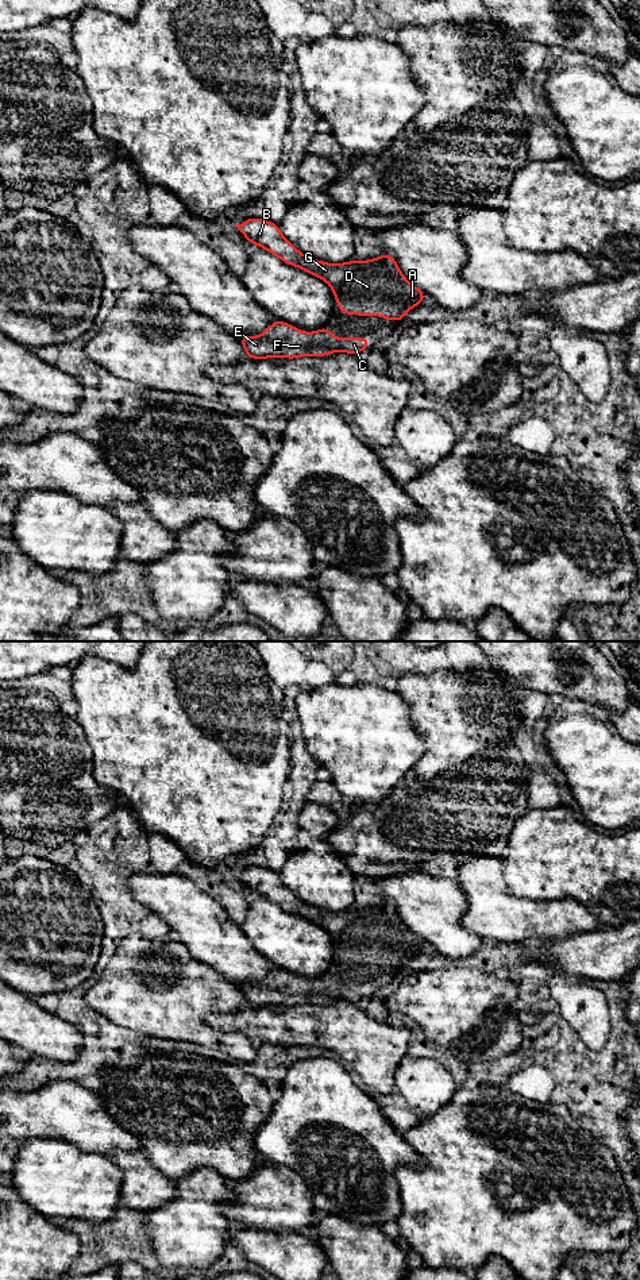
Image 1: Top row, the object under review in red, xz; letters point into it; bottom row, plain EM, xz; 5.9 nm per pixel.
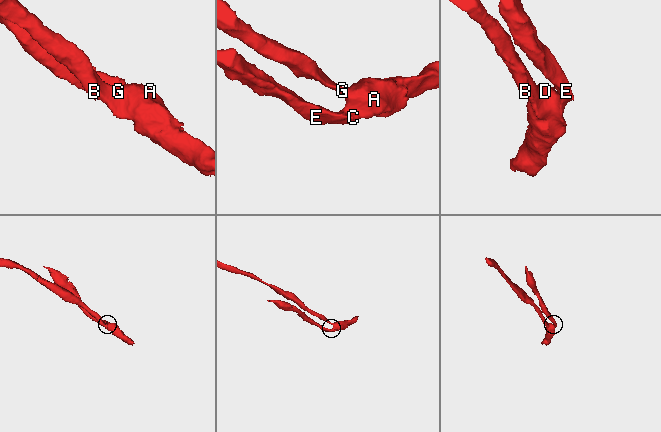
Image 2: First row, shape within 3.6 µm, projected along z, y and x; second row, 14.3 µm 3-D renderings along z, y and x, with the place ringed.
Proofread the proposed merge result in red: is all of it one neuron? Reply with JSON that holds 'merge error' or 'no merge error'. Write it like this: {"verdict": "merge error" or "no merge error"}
{"verdict": "no merge error"}

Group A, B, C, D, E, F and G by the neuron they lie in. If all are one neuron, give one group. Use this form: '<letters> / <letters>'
A B C D E F G

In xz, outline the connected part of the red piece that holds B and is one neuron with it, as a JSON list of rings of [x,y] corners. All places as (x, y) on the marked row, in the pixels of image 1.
[[[250,217],[234,227],[251,244],[325,281],[339,304],[339,313],[381,316],[400,323],[412,308],[425,300],[424,292],[401,273],[393,255],[382,254],[365,262],[334,265],[304,255],[282,235],[277,223]]]

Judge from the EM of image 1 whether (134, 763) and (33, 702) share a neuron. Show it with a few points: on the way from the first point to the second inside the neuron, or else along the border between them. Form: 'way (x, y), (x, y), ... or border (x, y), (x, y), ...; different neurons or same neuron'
border (73, 717), (89, 745), (92, 764); different neurons

